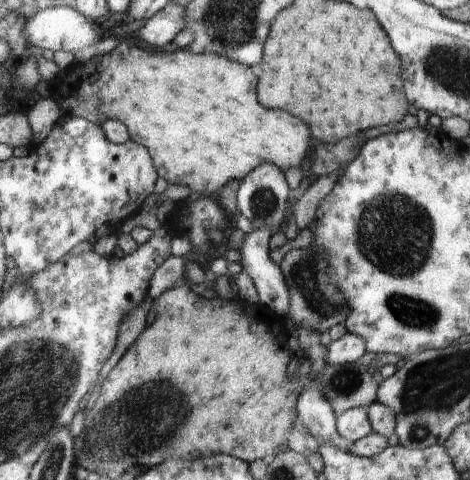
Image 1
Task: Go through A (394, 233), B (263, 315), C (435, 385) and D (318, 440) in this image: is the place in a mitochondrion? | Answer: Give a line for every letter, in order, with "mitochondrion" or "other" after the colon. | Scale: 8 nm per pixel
A: mitochondrion
B: other
C: mitochondrion
D: other

